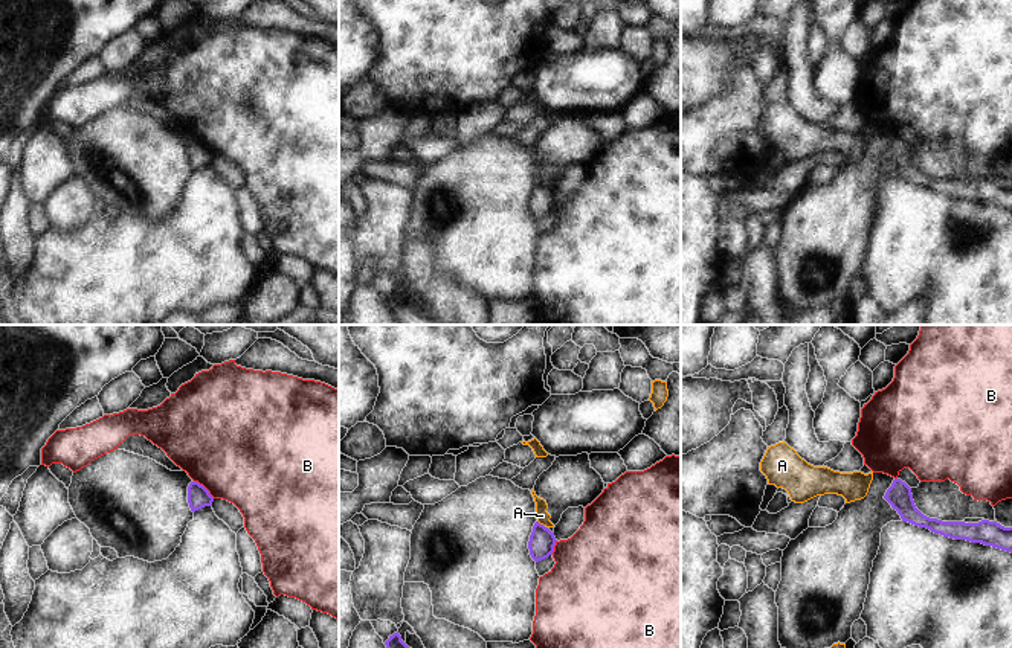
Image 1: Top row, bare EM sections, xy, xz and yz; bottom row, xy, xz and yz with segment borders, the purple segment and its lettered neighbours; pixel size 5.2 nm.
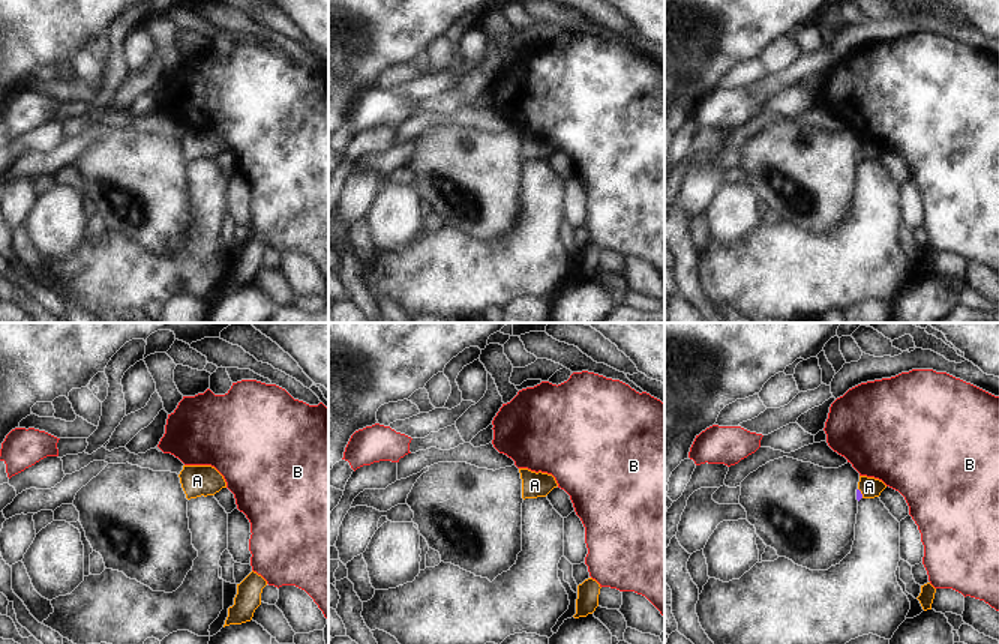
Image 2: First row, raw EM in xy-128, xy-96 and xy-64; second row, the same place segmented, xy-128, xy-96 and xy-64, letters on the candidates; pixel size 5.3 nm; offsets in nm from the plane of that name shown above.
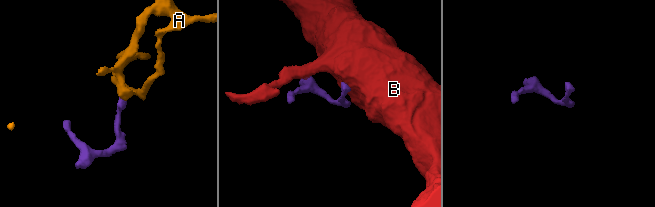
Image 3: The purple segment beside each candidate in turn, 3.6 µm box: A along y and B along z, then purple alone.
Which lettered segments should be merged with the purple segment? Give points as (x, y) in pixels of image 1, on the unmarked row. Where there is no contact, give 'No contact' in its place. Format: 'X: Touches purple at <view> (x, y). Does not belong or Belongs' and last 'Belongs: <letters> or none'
A: Touches purple at xz (539, 182). Does not belong
B: Touches purple at xy (205, 147). Does not belong
Belongs: none.

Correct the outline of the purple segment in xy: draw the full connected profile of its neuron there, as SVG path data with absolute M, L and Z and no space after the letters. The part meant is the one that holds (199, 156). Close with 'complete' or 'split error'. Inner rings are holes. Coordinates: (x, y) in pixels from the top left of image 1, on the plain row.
M191 140L188 145L188 162L192 171L205 166L212 165L214 156L209 149L200 143L198 140Z | complete

